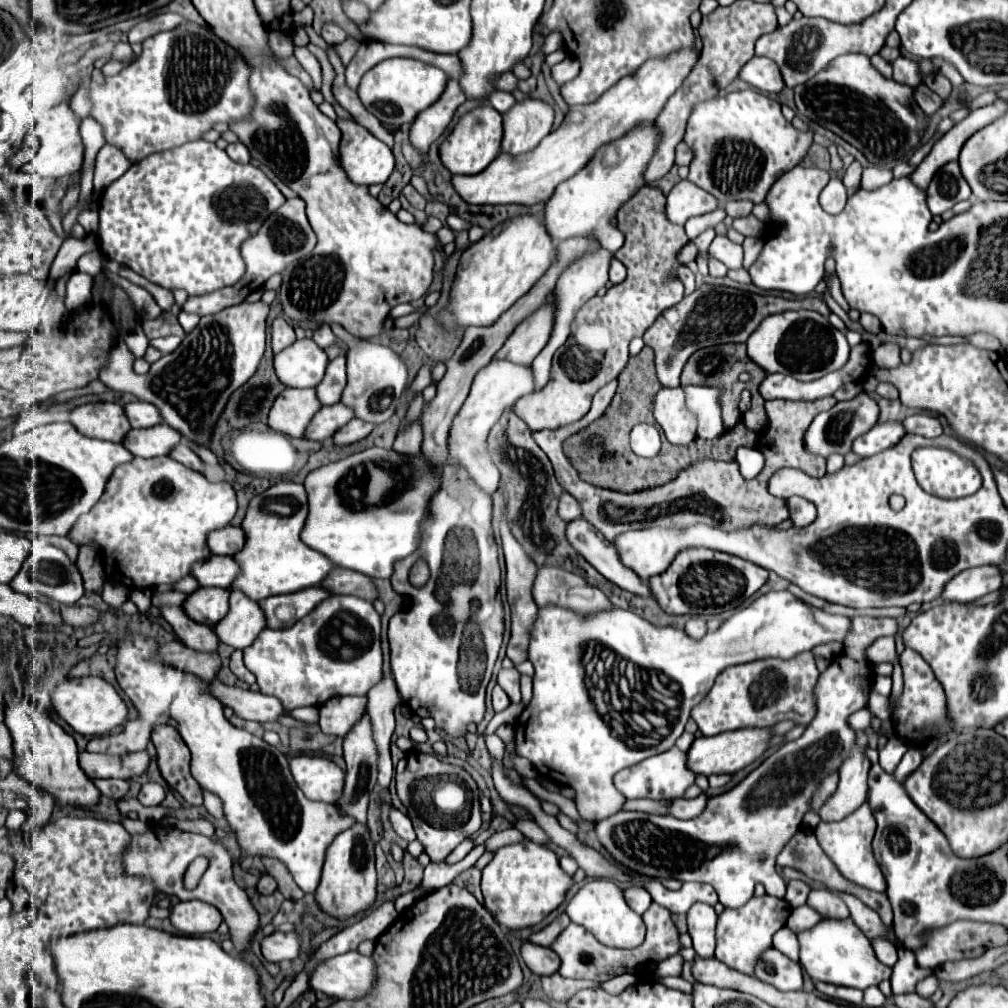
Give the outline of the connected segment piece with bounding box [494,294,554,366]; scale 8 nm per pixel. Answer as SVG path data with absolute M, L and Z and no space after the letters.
M550 294L546 308L540 308L538 312L534 312L534 316L524 320L512 332L512 336L506 340L506 344L498 350L494 358L530 366L532 360L538 356L538 352L544 348L546 340L550 338L552 316L554 316L554 304L552 304L552 294Z

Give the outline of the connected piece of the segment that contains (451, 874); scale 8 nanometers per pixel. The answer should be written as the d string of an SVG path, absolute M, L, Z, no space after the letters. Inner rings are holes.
M484 844L474 846L472 852L466 856L466 860L460 860L458 864L448 864L448 862L444 862L444 860L438 862L438 864L430 862L430 864L426 866L426 870L424 870L424 878L422 878L420 886L414 888L414 890L408 892L408 894L402 894L400 898L396 898L396 908L398 908L398 910L404 910L404 908L408 908L414 900L418 900L420 896L424 896L424 894L428 894L428 892L432 892L432 890L436 890L436 888L442 888L442 886L446 886L446 884L452 884L454 878L456 878L460 872L464 872L466 868L474 866L474 862L476 862L482 854L484 854Z

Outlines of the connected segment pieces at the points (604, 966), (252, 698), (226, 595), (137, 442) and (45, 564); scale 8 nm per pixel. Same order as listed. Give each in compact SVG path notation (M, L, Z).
M652 902L652 906L644 912L644 924L646 924L646 940L632 950L620 950L620 948L610 948L600 944L586 928L570 922L560 936L552 942L552 950L560 956L560 974L564 978L584 978L584 980L596 980L596 982L606 982L618 974L642 974L648 964L658 964L660 960L674 956L682 946L678 942L678 930L670 918L670 912L658 904Z
M218 680L210 682L210 692L224 706L232 706L232 710L244 720L254 720L254 722L260 722L260 724L278 722L278 718L282 718L286 714L278 698L266 696L262 692L224 686Z
M198 588L188 600L182 604L184 612L210 628L218 624L230 610L230 590L226 588Z
M158 424L156 428L132 430L122 444L130 448L134 456L156 458L156 456L168 456L172 448L176 448L180 442L182 442L182 436L178 430L170 428L168 424Z
M42 546L38 554L30 554L28 560L24 562L22 570L16 574L16 578L10 582L10 586L20 592L20 594L44 594L56 602L62 604L76 604L84 596L84 582L82 576L76 568L76 562L68 558L68 554L56 546Z

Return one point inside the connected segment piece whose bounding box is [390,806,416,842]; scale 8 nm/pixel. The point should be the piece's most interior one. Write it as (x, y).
(400, 822)

